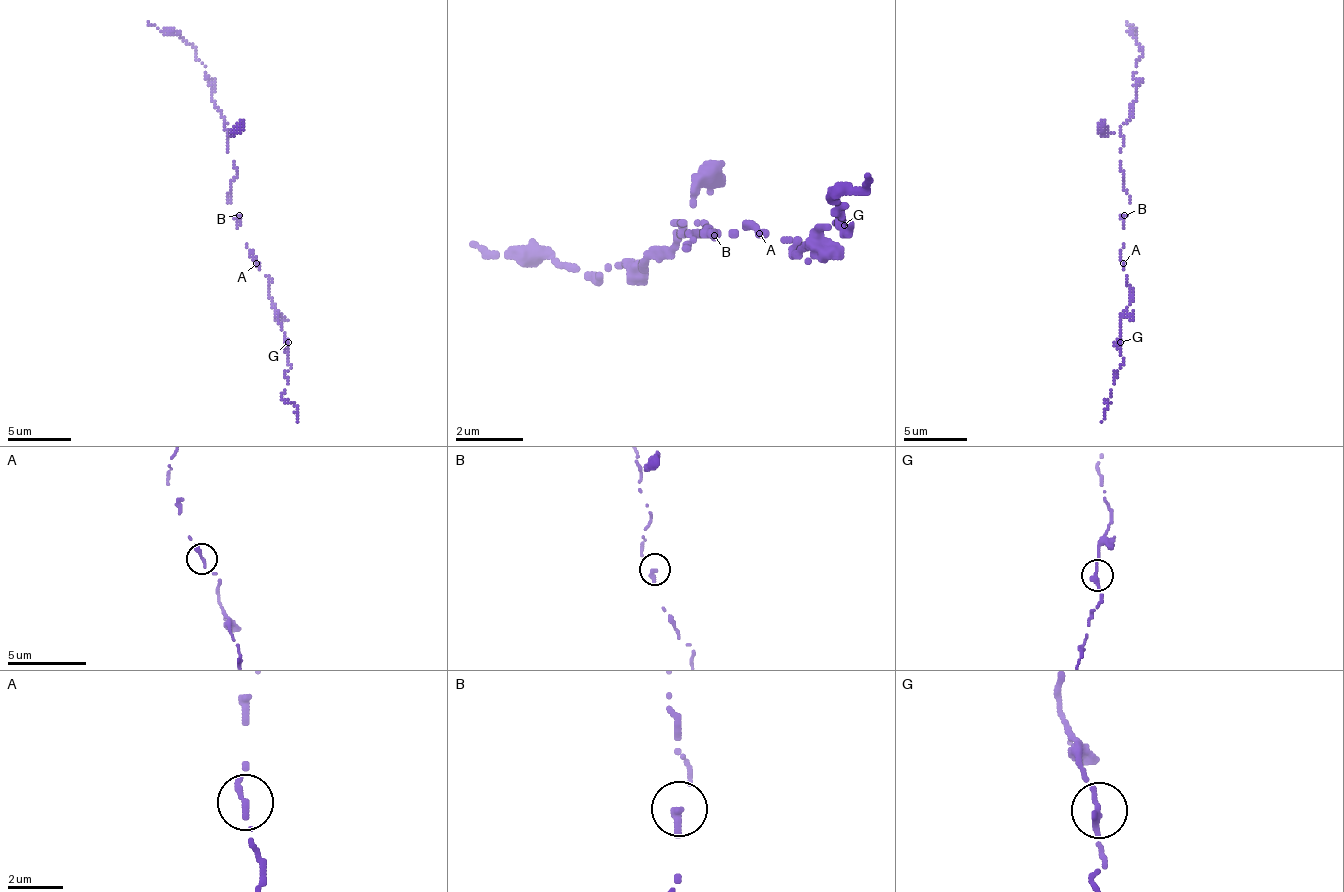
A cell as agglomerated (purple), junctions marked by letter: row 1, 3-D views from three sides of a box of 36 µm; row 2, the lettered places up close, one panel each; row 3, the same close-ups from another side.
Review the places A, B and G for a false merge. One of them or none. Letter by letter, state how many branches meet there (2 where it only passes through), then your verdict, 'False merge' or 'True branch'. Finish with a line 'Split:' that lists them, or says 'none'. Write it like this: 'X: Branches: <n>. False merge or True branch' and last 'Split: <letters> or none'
A: Branches: 1. True branch
B: Branches: 1. True branch
G: Branches: 1. True branch
Split: none

